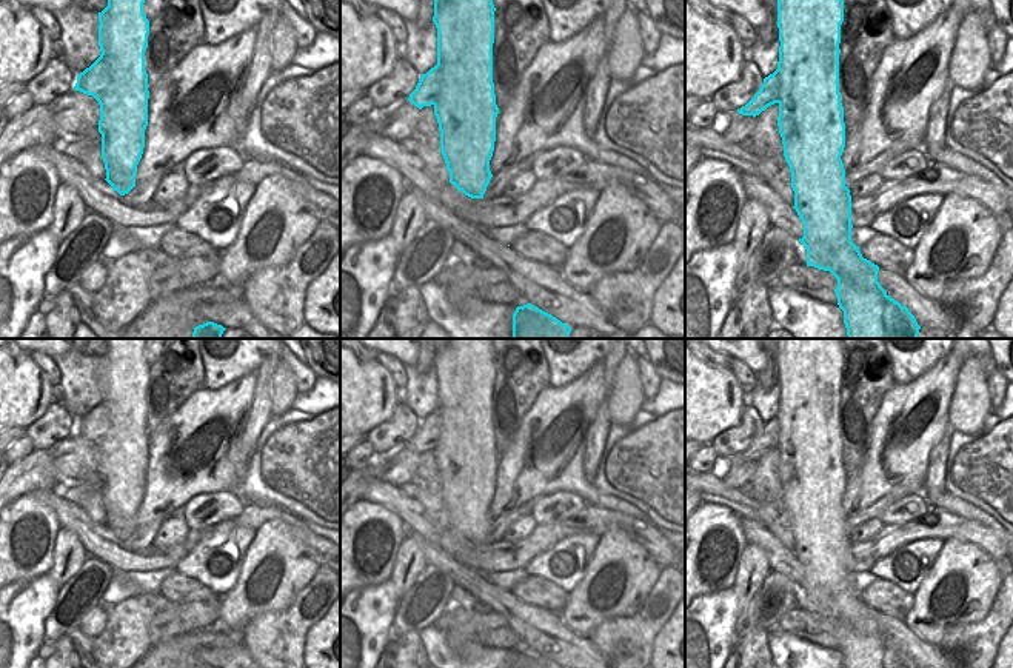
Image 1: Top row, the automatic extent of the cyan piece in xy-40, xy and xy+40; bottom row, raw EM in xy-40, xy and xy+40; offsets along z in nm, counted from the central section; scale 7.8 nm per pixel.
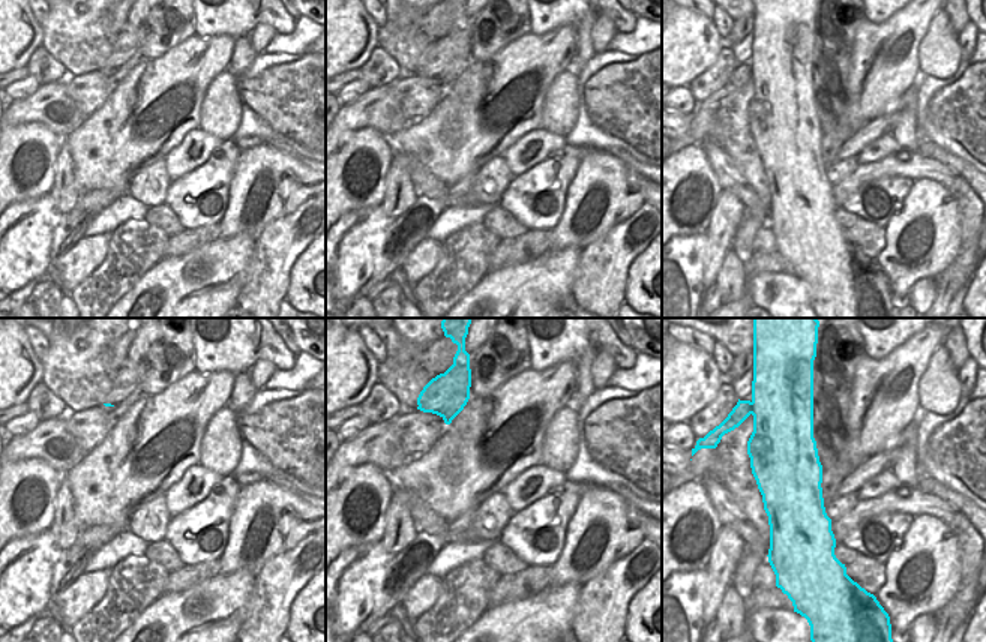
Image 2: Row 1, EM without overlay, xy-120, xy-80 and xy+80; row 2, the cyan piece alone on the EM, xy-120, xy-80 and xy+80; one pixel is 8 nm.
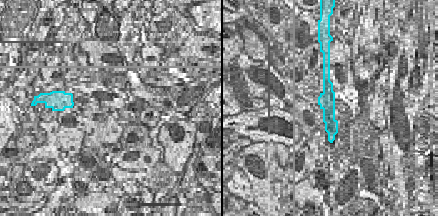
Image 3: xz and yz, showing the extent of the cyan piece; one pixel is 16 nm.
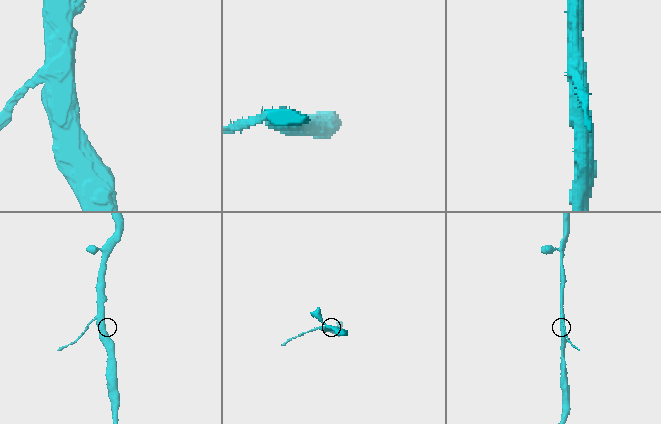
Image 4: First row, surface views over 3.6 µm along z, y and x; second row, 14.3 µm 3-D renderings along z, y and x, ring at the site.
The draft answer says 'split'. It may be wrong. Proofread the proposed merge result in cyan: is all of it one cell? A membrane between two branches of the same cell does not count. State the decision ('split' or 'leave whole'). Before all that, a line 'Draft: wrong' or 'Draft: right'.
Draft: right
split

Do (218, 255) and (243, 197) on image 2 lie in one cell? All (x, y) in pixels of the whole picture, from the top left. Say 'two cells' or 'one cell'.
two cells

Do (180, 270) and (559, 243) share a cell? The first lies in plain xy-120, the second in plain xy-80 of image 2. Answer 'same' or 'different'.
different

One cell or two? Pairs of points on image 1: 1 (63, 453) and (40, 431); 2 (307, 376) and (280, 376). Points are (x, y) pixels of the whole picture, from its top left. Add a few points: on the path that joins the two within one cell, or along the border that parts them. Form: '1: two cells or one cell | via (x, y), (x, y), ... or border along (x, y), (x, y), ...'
1: two cells | border along (73, 433), (46, 448)
2: two cells | border along (279, 360), (291, 371), (297, 391)

